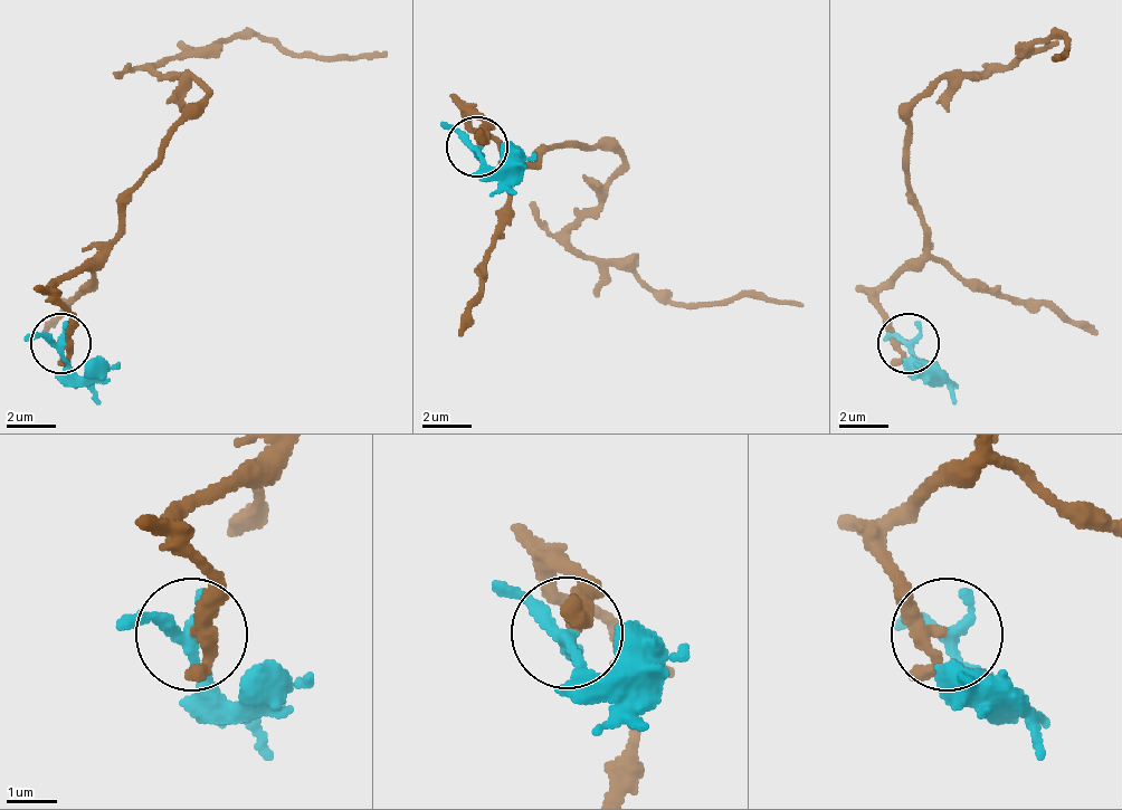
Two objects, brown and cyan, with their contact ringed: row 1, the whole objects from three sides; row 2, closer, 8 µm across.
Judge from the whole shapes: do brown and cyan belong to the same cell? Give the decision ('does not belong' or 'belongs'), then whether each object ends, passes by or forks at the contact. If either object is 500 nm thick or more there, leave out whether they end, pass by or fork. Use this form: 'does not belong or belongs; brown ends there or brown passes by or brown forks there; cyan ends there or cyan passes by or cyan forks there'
does not belong; brown passes by; cyan passes by

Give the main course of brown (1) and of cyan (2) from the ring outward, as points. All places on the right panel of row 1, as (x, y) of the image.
1: (906, 344), (883, 314), (883, 289), (925, 247), (906, 107), (1040, 40), (1065, 40), (1065, 53)
2: (906, 344), (925, 375), (913, 363)

